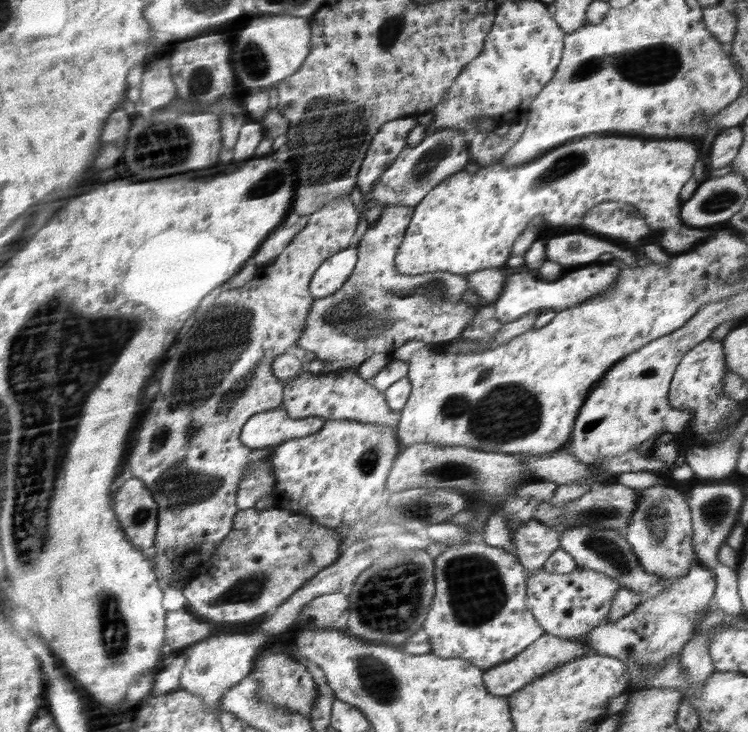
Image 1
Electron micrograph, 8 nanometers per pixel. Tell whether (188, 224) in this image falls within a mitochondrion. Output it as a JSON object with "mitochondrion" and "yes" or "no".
{"mitochondrion":"no"}

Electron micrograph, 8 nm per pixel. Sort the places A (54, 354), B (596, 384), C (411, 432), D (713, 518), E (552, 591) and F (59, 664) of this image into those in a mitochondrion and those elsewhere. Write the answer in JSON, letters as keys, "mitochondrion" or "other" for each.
{"A":"mitochondrion","B":"other","C":"other","D":"mitochondrion","E":"other","F":"other"}

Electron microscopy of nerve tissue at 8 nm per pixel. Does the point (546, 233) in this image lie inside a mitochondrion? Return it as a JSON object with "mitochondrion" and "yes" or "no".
{"mitochondrion":"no"}

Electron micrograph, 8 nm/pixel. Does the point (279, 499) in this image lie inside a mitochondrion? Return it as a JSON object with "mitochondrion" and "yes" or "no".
{"mitochondrion":"no"}

